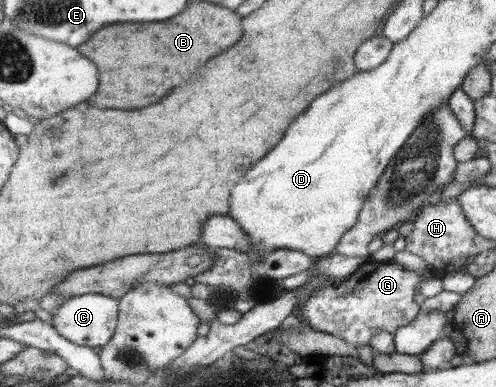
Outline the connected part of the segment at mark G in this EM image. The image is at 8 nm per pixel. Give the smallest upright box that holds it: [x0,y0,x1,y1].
[296,261,418,369]

